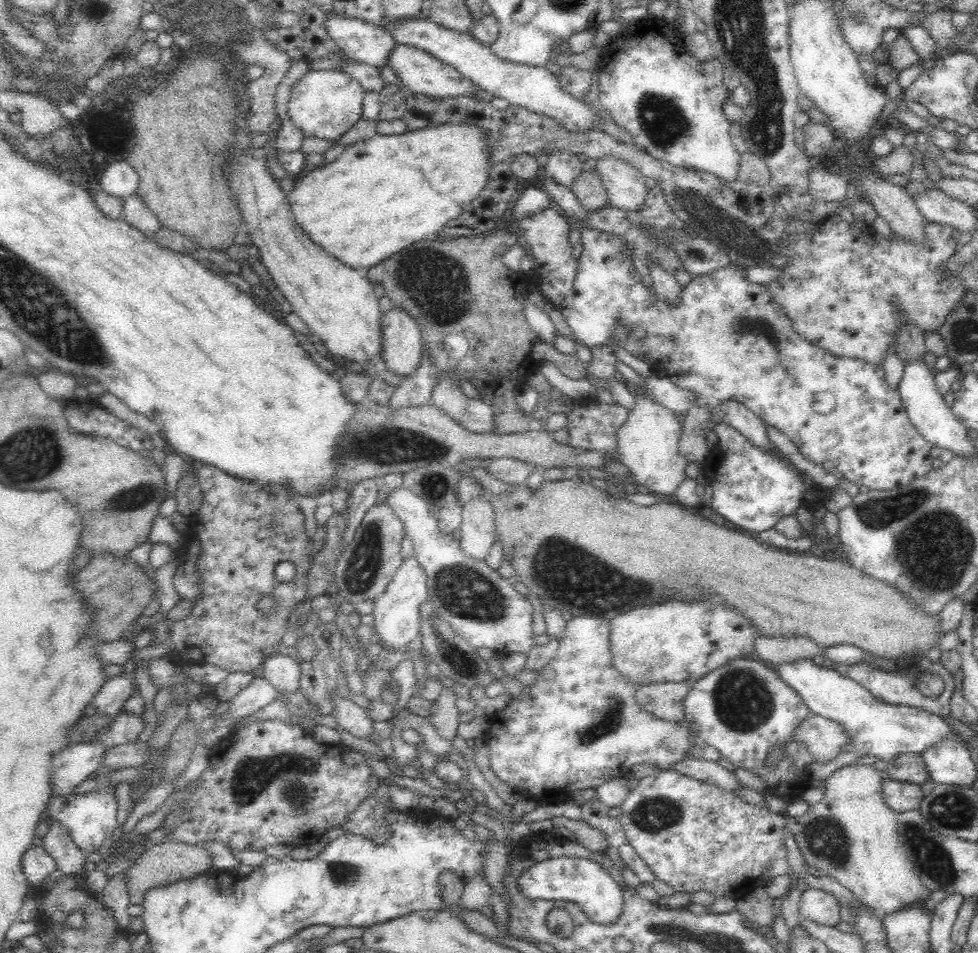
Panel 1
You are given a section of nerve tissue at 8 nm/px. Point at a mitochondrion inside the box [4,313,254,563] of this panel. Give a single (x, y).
(41, 455)

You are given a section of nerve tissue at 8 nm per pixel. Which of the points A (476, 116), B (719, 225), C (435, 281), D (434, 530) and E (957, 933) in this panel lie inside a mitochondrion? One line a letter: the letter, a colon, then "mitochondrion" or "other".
A: other
B: mitochondrion
C: mitochondrion
D: other
E: other

